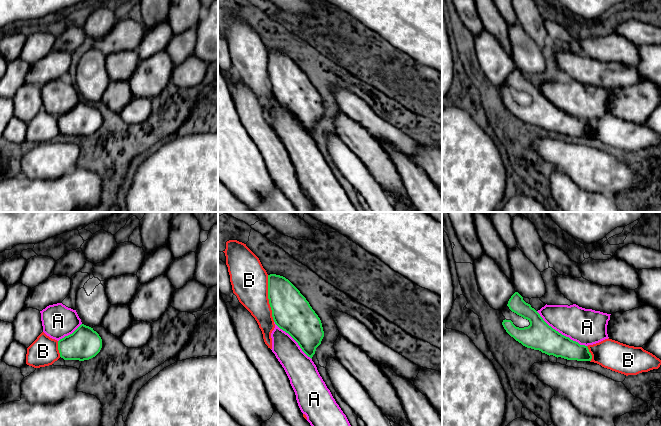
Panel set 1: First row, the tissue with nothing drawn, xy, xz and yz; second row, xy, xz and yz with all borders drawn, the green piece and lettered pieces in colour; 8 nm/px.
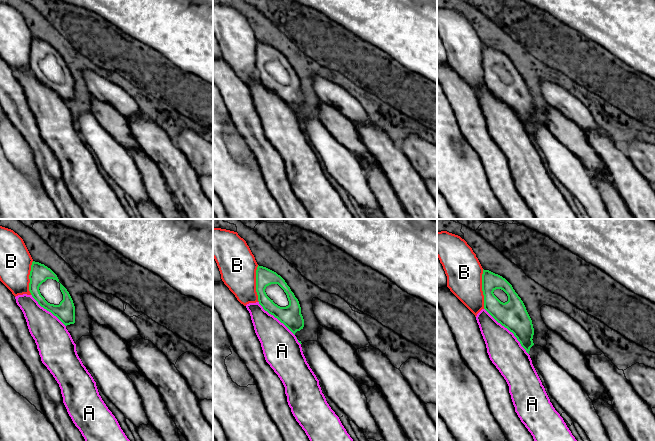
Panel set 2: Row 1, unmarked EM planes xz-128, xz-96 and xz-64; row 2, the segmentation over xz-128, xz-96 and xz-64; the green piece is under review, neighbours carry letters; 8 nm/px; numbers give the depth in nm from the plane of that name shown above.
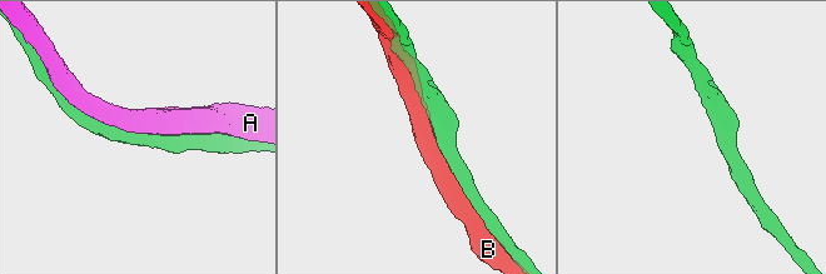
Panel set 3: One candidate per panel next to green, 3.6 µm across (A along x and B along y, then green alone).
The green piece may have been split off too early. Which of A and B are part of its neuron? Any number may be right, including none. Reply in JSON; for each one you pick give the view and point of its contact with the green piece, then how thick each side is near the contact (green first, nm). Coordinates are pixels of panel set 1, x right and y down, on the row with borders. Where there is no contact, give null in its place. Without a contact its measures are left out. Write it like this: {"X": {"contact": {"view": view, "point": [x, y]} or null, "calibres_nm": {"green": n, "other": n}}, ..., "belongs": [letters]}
{"belongs": []}

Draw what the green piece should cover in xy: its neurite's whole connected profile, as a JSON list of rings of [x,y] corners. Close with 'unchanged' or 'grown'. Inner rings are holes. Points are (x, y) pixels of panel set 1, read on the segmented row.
[[[81,324],[72,334],[58,341],[60,357],[64,360],[89,360],[102,348],[102,339],[93,328]]]; unchanged

